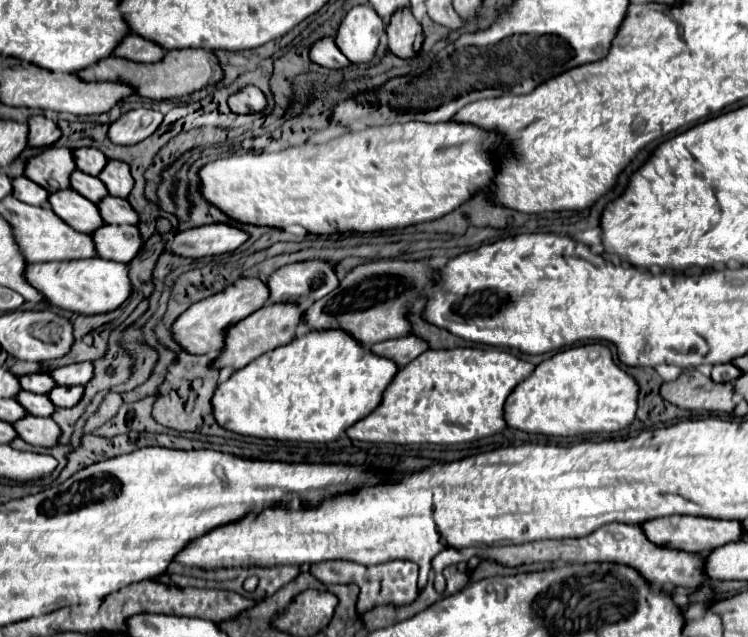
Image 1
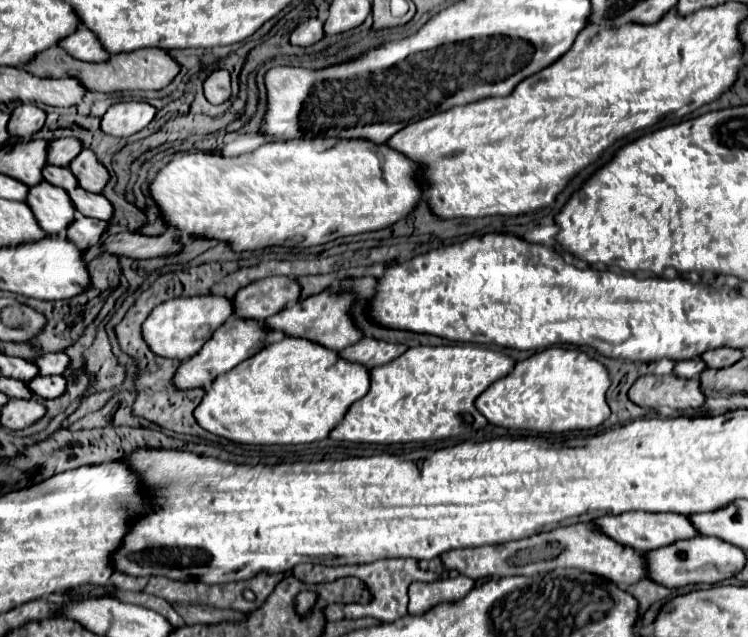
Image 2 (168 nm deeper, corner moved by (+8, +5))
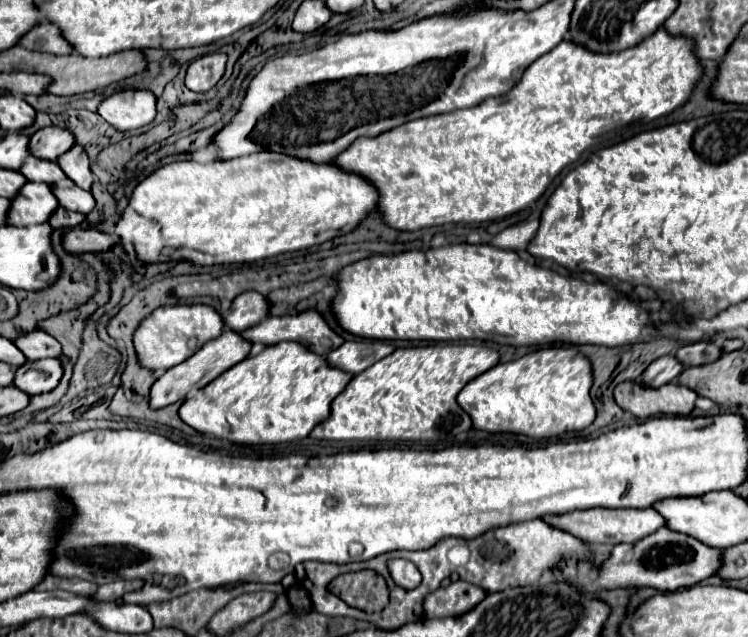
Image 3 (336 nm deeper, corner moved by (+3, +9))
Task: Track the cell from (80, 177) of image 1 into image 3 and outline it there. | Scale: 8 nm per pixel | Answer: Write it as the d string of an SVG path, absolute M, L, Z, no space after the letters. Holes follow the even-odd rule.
M33 155L27 157L27 163L23 165L21 173L29 181L43 181L47 185L53 185L53 183L57 183L57 181L67 177L57 161L45 161L45 159L37 159Z

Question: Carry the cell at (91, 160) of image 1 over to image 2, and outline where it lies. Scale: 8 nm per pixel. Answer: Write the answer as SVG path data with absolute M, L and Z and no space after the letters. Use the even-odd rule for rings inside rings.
M64 137L64 139L54 139L54 141L48 141L50 147L48 147L48 165L62 165L66 167L82 149L82 143L74 137Z

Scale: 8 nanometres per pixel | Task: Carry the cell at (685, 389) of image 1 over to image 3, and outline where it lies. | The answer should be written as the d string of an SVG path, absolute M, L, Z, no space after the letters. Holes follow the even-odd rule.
M625 381L615 387L615 401L629 413L647 419L653 415L689 415L695 407L697 393L677 381L659 389L647 387L641 381Z

